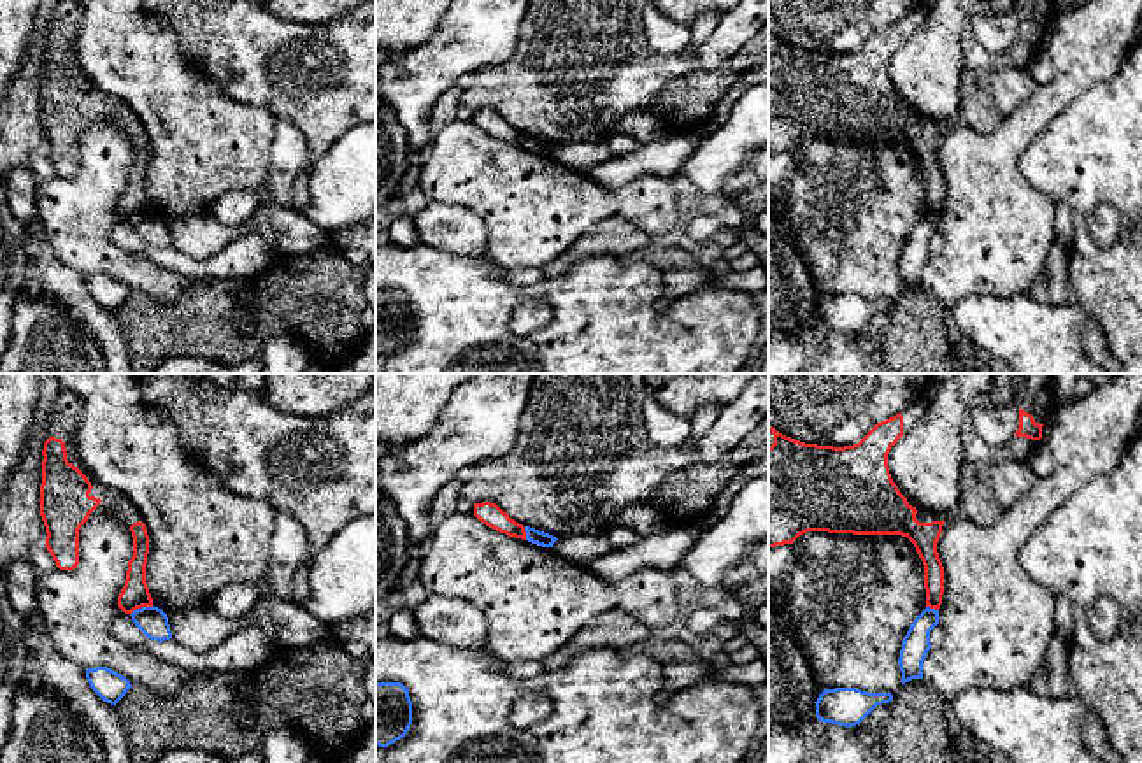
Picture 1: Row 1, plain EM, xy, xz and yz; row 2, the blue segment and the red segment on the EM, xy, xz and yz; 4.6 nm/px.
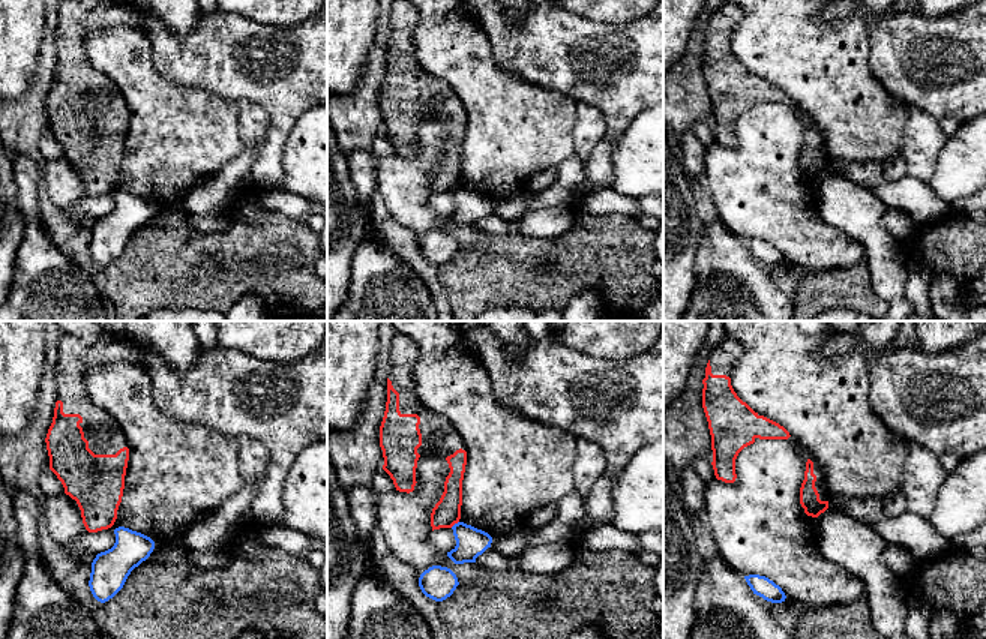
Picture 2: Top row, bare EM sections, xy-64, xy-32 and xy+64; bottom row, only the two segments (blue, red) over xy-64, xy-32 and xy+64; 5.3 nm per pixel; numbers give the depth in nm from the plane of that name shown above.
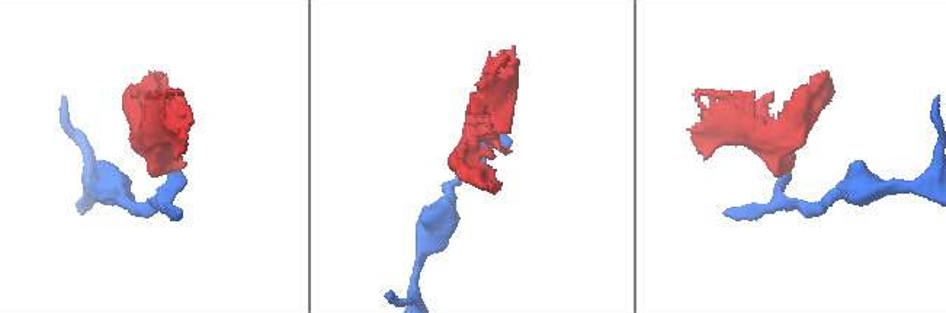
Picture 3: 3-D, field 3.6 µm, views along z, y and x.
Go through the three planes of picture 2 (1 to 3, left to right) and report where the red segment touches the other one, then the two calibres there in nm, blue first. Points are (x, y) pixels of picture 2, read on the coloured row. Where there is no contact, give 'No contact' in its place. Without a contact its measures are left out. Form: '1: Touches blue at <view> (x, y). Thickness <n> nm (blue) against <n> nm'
1: No contact
2: Touches blue at xy-32 (455, 524). Thickness 160 nm (blue) against 150 nm
3: No contact

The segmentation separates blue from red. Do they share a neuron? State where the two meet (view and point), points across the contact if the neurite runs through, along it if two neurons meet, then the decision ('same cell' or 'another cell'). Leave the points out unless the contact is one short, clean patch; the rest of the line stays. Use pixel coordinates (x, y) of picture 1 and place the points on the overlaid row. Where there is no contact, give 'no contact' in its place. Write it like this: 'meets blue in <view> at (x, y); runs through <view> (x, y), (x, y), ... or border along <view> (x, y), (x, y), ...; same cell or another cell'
meets blue in xy at (142, 607); border along xy (153, 606), (142, 606), (130, 614); another cell

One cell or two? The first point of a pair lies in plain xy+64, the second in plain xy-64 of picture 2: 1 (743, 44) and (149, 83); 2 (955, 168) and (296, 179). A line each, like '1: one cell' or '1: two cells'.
1: one cell
2: one cell

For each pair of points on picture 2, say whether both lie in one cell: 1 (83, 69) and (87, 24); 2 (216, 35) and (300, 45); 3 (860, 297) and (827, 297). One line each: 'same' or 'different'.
1: same
2: same
3: same

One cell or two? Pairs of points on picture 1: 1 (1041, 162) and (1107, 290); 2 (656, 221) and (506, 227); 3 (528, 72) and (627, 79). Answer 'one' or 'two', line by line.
1: one
2: one
3: one

